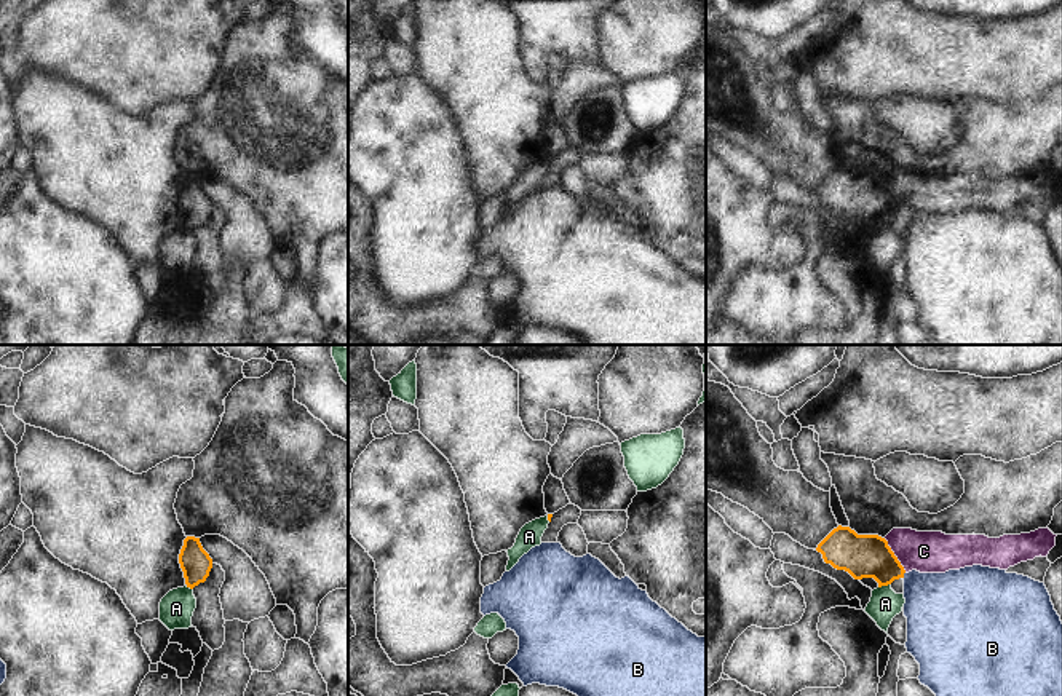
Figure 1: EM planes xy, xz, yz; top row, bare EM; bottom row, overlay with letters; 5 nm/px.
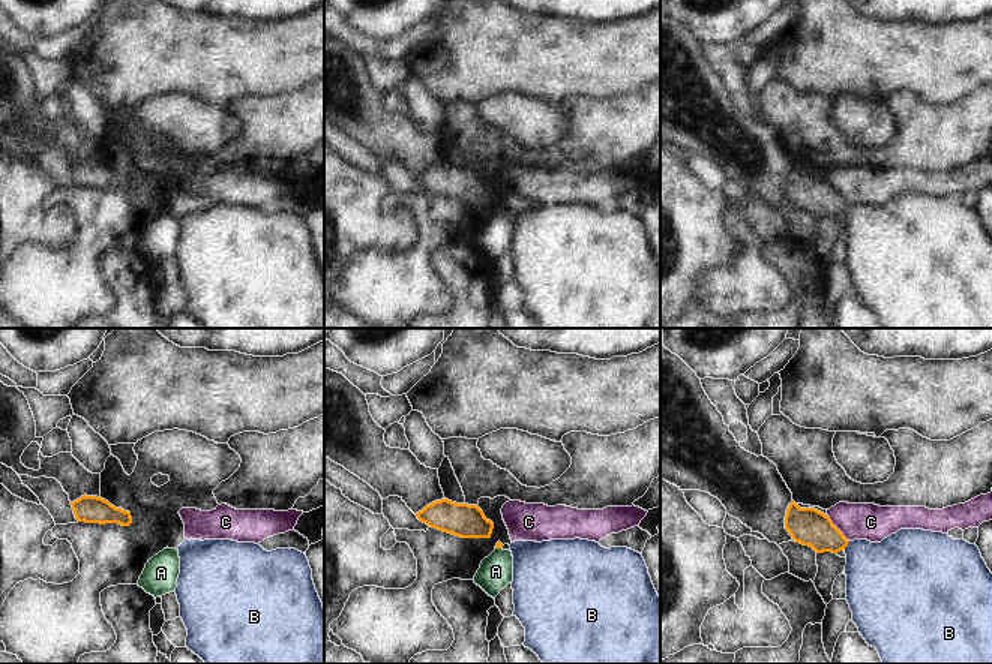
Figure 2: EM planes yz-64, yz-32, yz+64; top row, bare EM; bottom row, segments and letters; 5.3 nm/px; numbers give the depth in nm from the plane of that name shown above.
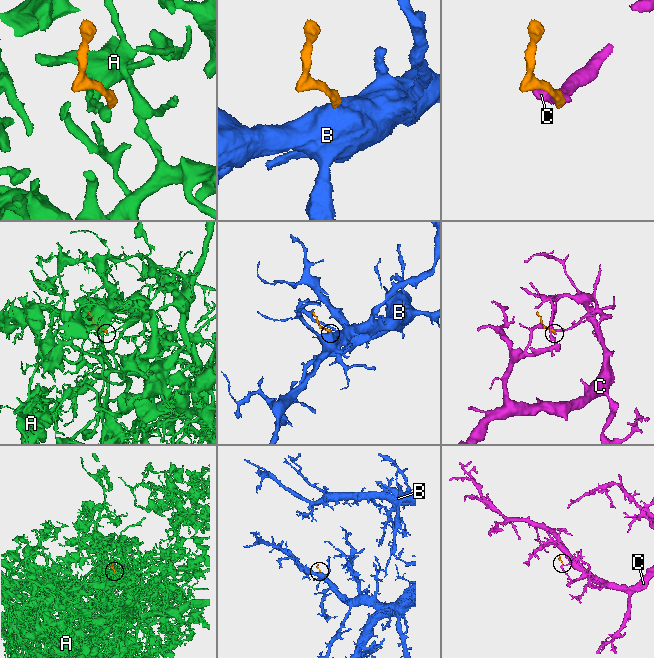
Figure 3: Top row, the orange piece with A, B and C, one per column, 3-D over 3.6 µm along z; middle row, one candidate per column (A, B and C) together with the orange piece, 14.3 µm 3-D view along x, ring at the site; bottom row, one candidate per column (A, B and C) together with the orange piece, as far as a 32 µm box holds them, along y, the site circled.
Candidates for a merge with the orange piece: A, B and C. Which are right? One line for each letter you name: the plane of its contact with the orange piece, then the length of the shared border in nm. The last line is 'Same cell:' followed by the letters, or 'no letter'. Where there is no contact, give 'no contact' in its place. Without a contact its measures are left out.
B: meets orange in yz; contact 40 nm long
Same cell: B

